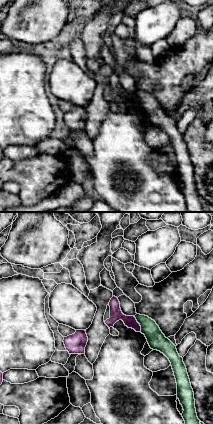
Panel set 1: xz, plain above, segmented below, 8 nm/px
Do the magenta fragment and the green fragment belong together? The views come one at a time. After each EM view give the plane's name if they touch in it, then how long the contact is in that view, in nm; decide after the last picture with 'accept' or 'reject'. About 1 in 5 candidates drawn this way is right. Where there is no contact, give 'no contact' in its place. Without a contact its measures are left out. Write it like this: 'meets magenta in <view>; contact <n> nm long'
meets magenta in xz; contact 140 nm long

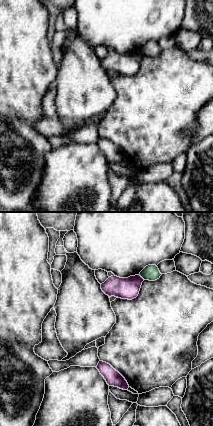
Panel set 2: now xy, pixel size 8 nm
meets magenta in xy; contact 60 nm long

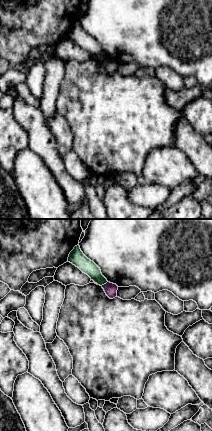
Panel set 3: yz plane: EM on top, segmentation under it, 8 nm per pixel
meets magenta in yz; contact 70 nm long

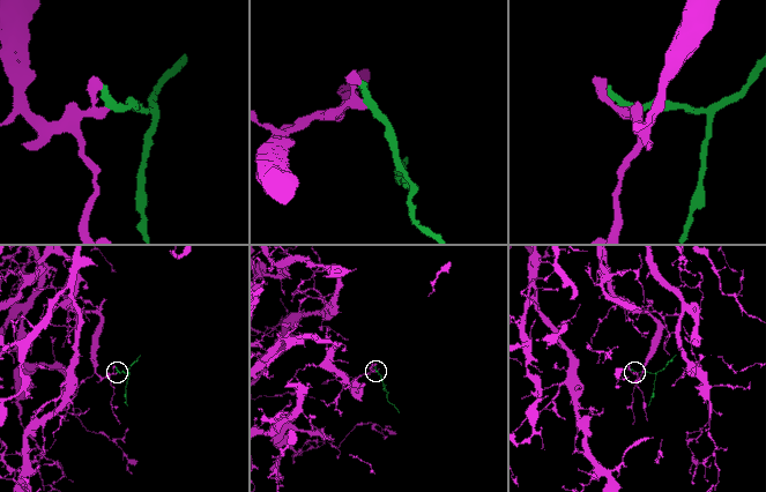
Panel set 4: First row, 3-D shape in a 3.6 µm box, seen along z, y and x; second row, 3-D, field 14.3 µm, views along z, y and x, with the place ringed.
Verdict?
reject

